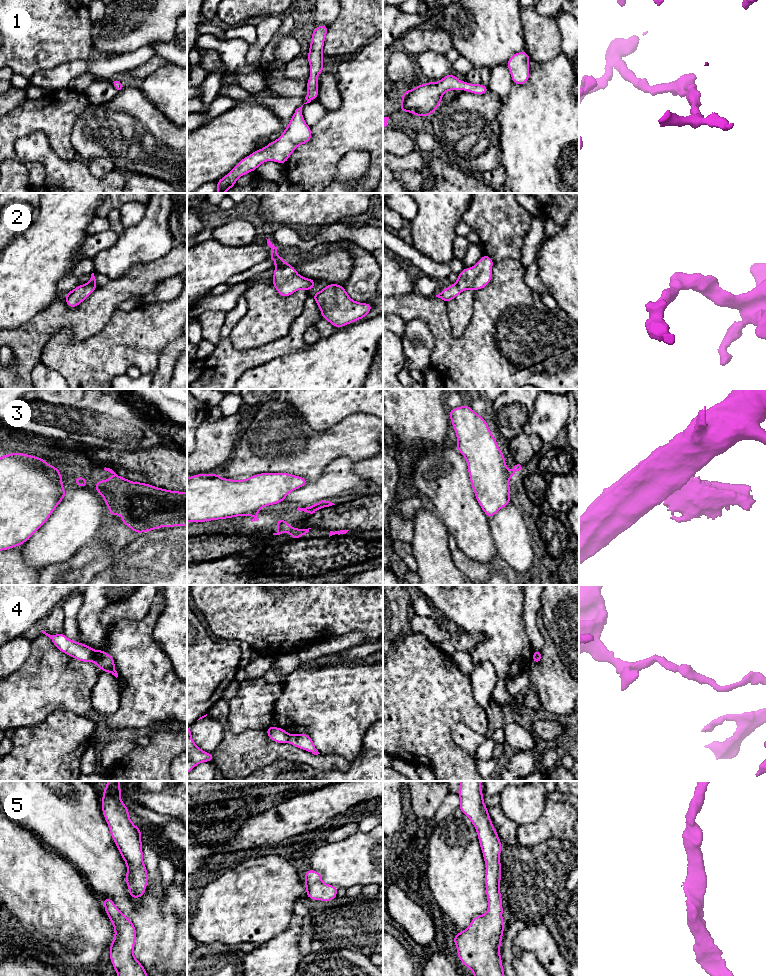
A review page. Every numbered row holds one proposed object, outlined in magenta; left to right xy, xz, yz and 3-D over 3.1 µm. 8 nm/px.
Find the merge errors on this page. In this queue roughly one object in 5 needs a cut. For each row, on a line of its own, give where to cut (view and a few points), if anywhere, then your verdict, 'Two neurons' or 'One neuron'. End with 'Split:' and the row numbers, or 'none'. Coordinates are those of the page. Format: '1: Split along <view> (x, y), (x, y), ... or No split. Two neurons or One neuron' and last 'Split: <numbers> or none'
1: No split. One neuron
2: No split. One neuron
3: Split along yz (507, 471), (509, 476). Two neurons
4: Split along xy (95, 651), (92, 661). Two neurons
5: No split. One neuron
Split: 3, 4

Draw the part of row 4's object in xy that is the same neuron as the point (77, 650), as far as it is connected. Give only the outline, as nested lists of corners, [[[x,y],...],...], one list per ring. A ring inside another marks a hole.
[[[43,630],[42,633],[51,639],[52,643],[57,647],[58,650],[69,655],[70,657],[81,662],[93,661],[95,650],[90,646],[87,646],[81,642],[70,640],[63,632],[50,635]]]

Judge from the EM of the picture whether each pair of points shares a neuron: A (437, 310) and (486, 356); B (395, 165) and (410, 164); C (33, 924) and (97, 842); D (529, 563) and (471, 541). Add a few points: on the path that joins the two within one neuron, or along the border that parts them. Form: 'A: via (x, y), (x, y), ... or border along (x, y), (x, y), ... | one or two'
A: via (439, 326), (441, 331), (466, 356), (470, 356) | one
B: via (399, 164), (406, 164) | one
C: border along (58, 853), (65, 857), (79, 871), (89, 888) | two
D: border along (489, 529), (497, 553) | two

